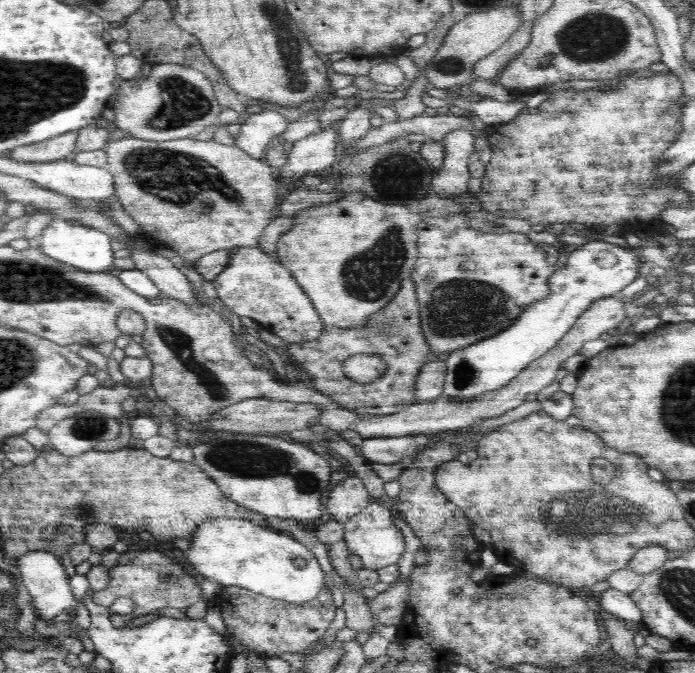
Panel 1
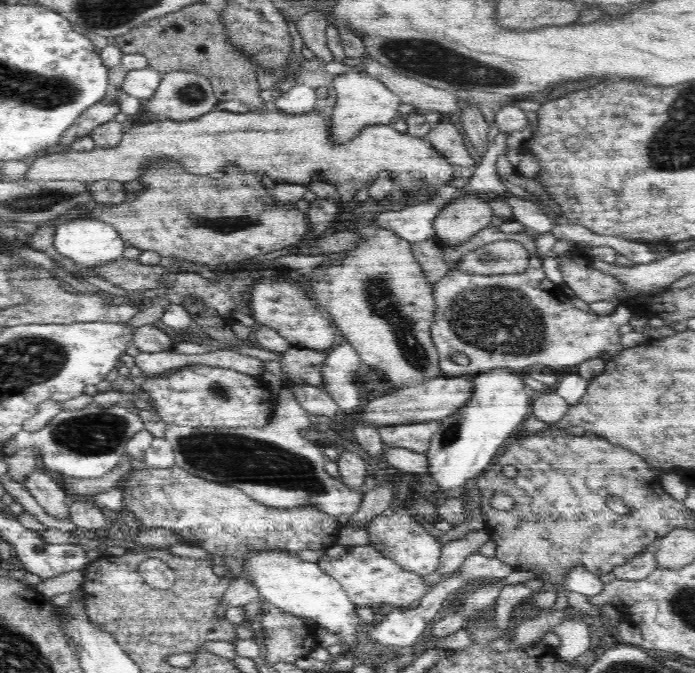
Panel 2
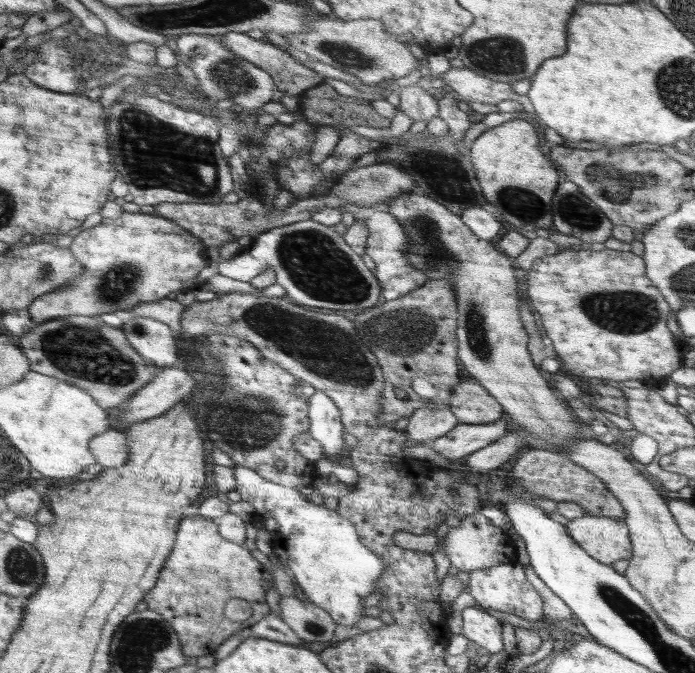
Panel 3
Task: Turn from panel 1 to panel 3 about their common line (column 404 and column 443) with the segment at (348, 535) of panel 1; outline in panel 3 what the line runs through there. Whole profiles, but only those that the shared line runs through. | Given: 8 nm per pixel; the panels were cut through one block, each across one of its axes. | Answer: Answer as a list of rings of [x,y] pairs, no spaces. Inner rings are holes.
[[[468,515],[460,520],[461,524],[457,528],[450,528],[444,538],[444,546],[440,547],[437,542],[436,552],[443,551],[451,562],[453,571],[463,571],[470,573],[472,570],[482,570],[492,568],[500,564],[517,563],[514,541],[498,526],[493,526],[487,519]]]

